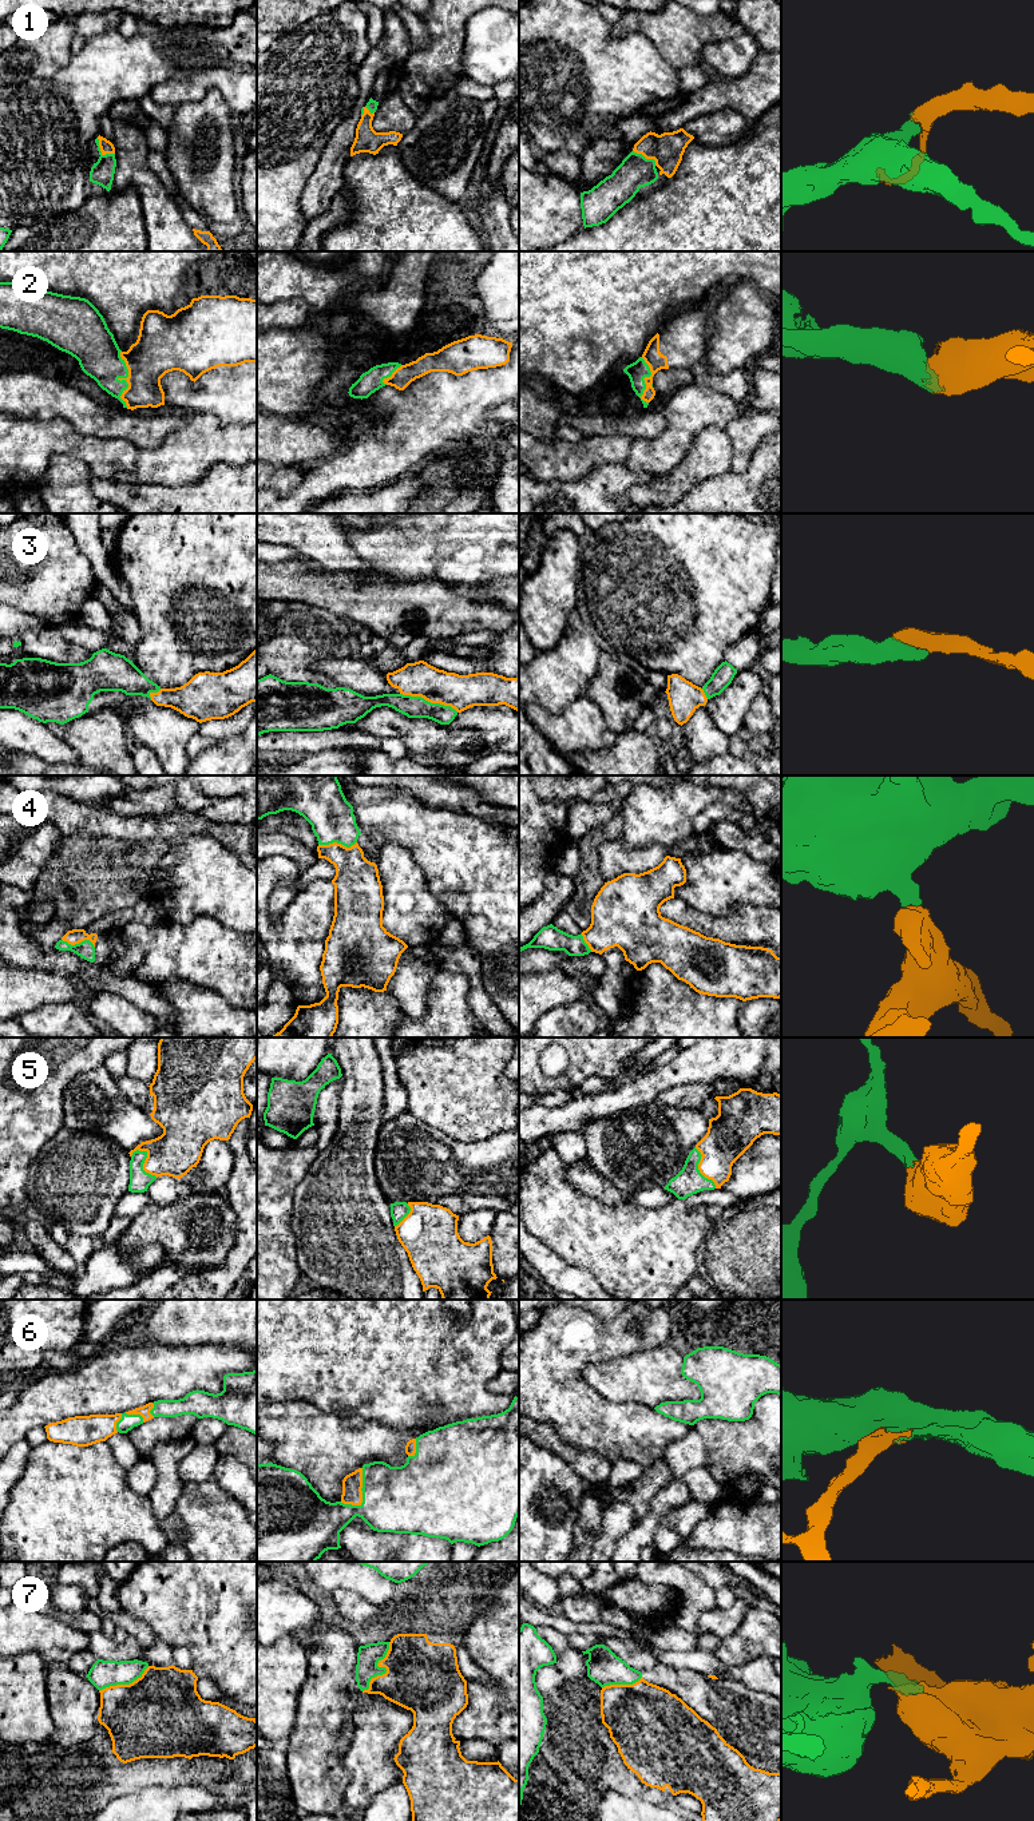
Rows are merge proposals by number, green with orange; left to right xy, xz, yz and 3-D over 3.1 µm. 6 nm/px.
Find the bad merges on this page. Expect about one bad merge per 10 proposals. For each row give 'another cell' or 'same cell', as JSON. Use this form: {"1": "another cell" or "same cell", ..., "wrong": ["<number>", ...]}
{"1": "same cell", "2": "same cell", "3": "same cell", "4": "same cell", "5": "same cell", "6": "same cell", "7": "another cell", "wrong": ["7"]}

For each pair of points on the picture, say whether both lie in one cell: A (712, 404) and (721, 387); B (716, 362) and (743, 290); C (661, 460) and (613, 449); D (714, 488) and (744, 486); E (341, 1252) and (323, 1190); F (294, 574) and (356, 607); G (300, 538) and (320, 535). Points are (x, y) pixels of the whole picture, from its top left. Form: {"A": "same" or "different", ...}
{"A": "different", "B": "same", "C": "different", "D": "same", "E": "same", "F": "same", "G": "same"}

